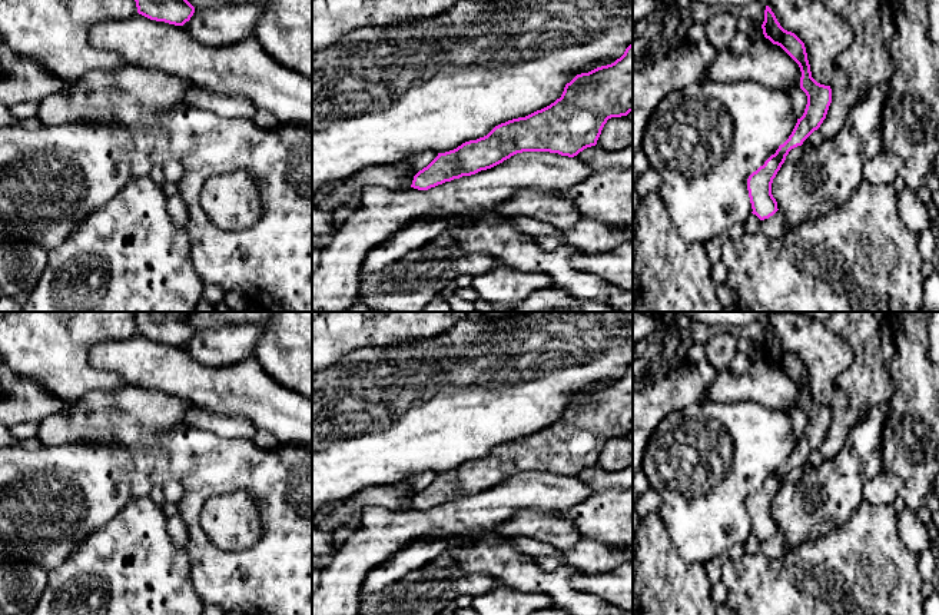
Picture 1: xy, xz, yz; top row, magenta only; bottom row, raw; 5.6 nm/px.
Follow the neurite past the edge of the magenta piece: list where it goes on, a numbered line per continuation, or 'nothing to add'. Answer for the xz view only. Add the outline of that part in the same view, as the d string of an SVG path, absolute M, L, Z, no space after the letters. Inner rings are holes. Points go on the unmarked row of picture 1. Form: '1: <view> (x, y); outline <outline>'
nothing to add

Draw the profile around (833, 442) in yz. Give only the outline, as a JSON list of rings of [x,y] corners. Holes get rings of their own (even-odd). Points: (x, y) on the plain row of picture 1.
[[[836,389],[832,403],[832,423],[829,426],[826,439],[819,448],[823,459],[835,458],[842,449],[846,435],[850,432],[853,425],[860,419],[855,409],[850,406],[846,393],[840,389]]]

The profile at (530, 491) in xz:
[[[522,472],[491,489],[428,511],[368,506],[359,529],[321,571],[319,586],[312,594],[312,615],[359,615],[359,591],[365,576],[407,543],[434,531],[455,535],[474,529],[495,531],[518,511],[565,512],[593,493],[577,476]]]

